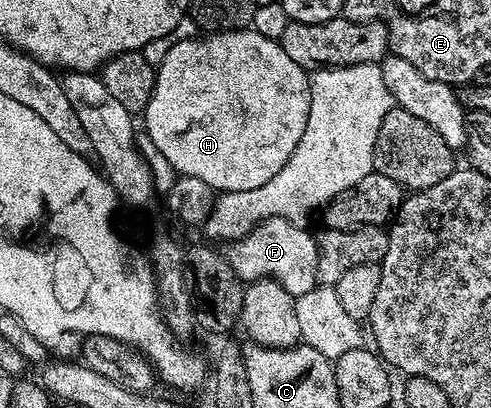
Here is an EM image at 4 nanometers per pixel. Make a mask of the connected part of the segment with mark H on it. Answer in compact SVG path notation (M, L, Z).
M252 29L218 31L206 34L204 37L184 39L173 43L167 54L156 64L153 92L143 112L143 118L145 118L143 131L153 142L153 150L161 153L163 157L167 157L167 161L171 161L173 170L178 176L195 177L206 188L214 187L214 192L217 193L259 189L259 185L267 185L267 181L271 181L271 177L275 177L275 173L279 173L279 169L283 169L283 165L287 165L291 153L295 153L295 149L303 137L303 129L307 125L307 113L309 112L309 80L310 76L307 72L299 65L295 65L295 61L291 61L291 57L287 57L287 53L283 53L278 40L263 37L263 33Z

